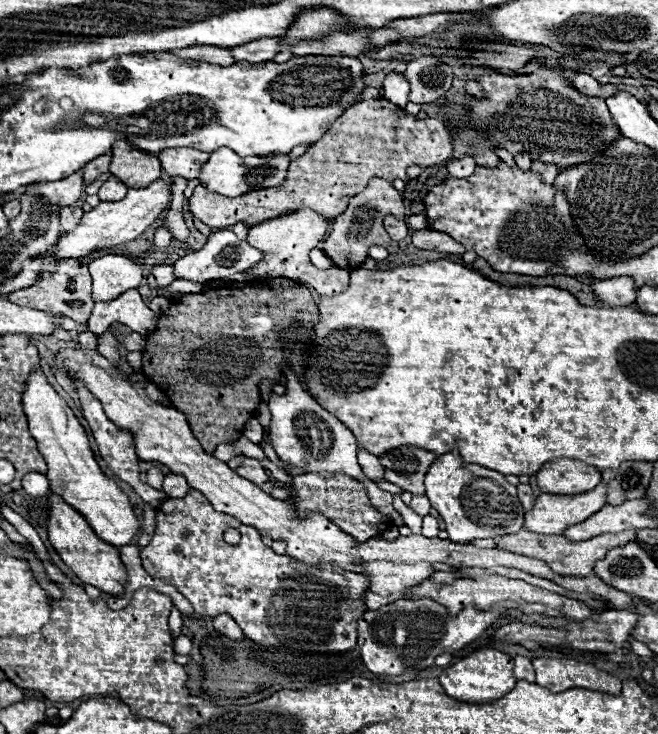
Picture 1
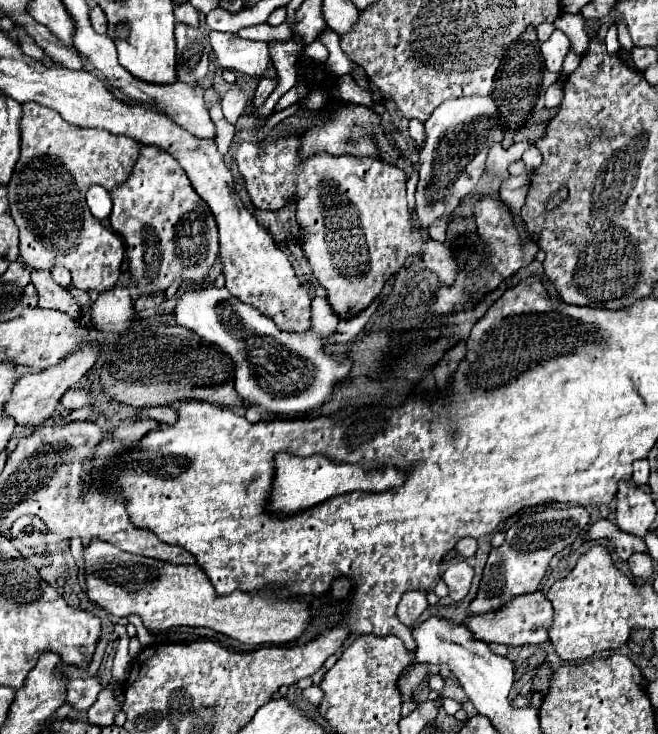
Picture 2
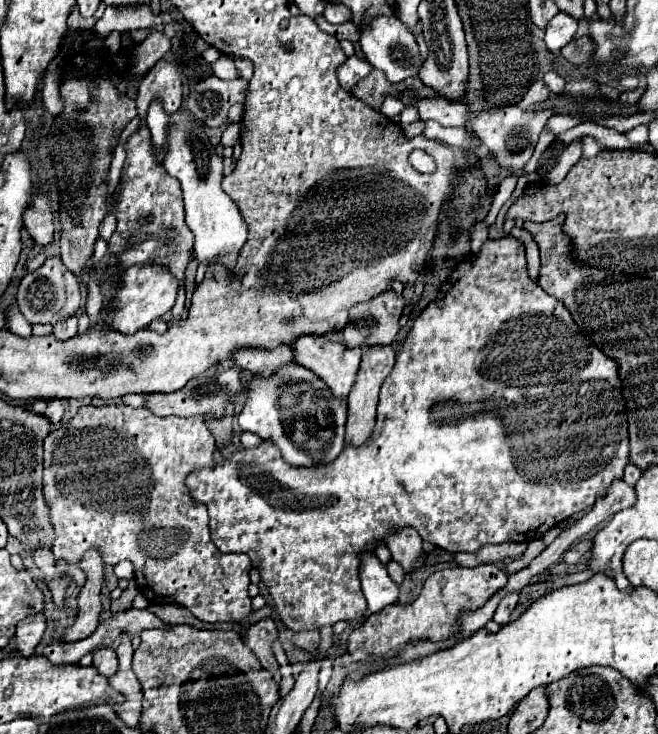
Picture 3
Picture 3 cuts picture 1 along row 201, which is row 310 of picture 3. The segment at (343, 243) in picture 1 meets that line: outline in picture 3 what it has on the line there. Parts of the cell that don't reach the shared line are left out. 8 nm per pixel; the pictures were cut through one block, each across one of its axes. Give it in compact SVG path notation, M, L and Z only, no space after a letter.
M382 292L374 300L356 304L350 310L350 320L344 328L346 348L370 348L392 344L400 330L399 319L405 309L403 296Z

